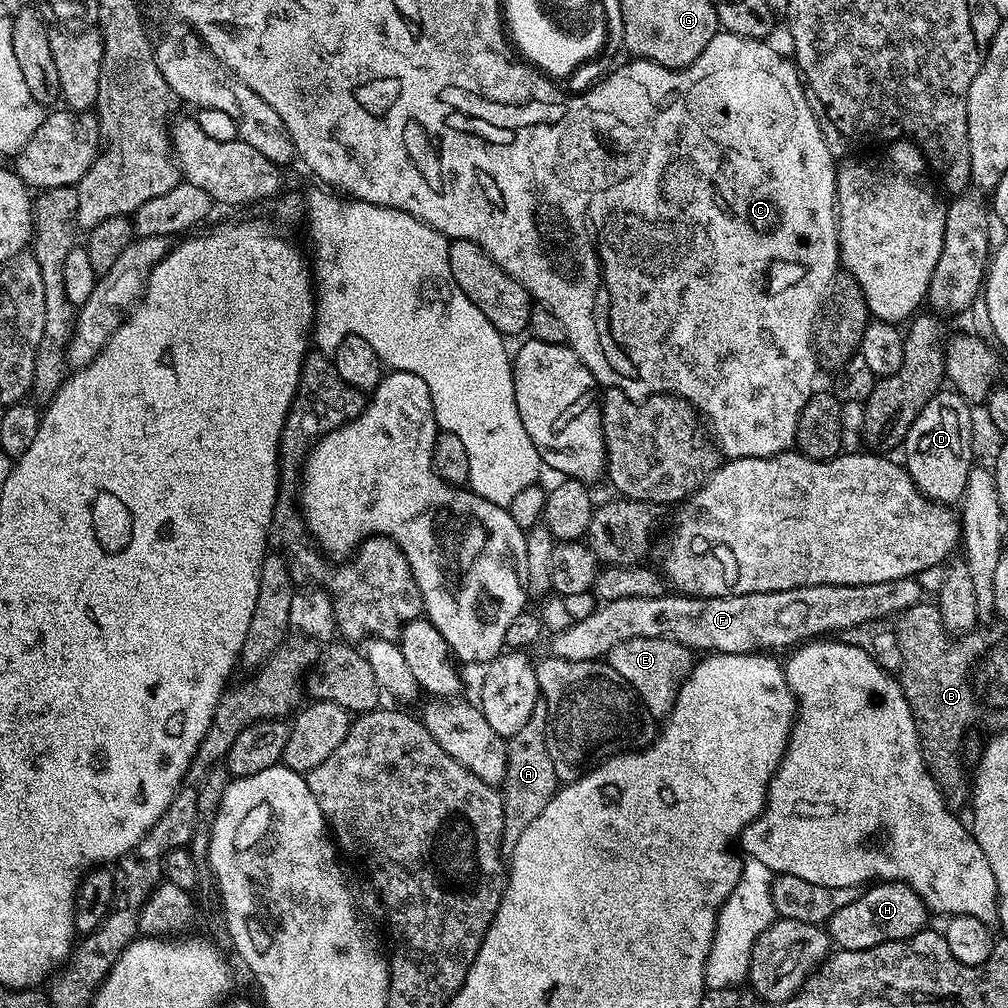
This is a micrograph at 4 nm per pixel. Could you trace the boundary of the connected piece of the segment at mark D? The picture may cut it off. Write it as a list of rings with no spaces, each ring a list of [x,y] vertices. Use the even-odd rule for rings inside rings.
[[[941,390],[914,418],[914,426],[906,434],[902,445],[902,463],[907,468],[916,488],[924,495],[925,500],[934,500],[938,504],[951,505],[951,500],[959,501],[966,490],[966,478],[974,466],[972,460],[972,410],[973,405],[955,390]]]

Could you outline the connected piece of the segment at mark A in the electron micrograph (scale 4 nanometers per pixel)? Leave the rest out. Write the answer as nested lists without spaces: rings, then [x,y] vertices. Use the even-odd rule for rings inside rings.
[[[541,702],[534,706],[526,726],[513,736],[507,737],[508,753],[506,754],[506,774],[502,785],[502,810],[504,811],[504,855],[510,858],[514,854],[514,846],[518,846],[518,838],[546,810],[550,798],[558,791],[558,781],[554,774],[554,762],[550,762],[550,750],[546,746],[548,733],[548,715],[546,706]]]

